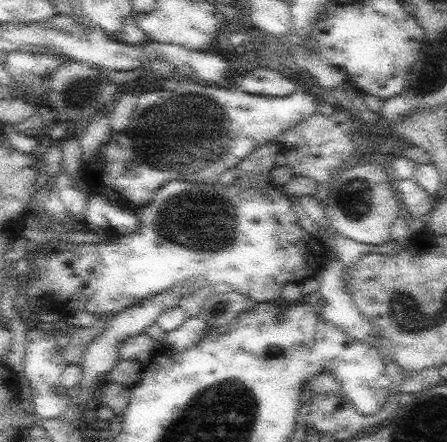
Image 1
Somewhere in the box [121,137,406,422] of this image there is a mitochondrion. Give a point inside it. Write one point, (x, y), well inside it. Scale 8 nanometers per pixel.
(195, 219)

